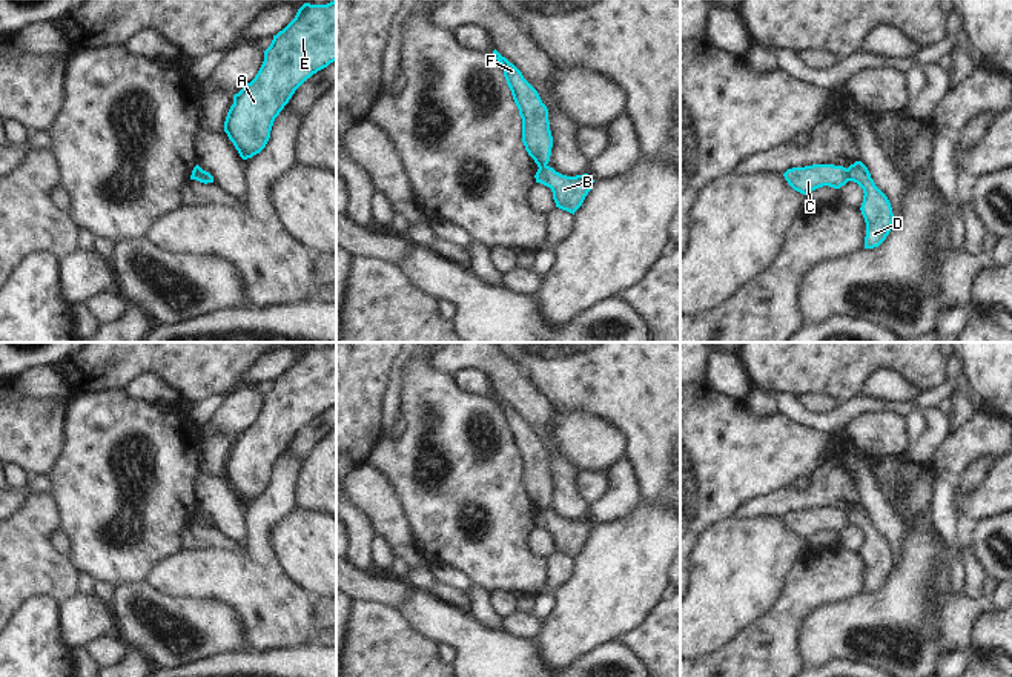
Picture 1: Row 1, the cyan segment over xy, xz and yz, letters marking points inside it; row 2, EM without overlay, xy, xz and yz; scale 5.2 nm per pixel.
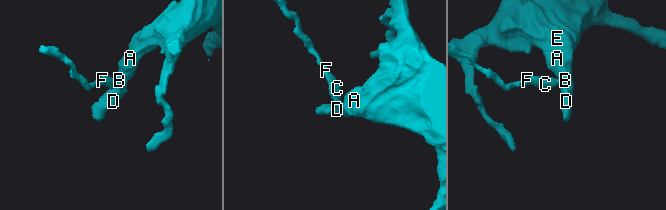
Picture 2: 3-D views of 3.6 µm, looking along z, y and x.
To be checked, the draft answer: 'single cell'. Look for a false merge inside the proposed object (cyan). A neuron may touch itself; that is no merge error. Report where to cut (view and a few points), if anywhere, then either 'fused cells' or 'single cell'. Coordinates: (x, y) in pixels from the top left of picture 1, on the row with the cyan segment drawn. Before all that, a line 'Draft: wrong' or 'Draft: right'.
Draft: wrong
cut in yz along (846, 169), (849, 180); fused cells

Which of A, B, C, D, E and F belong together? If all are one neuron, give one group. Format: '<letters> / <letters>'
A B D E / C F

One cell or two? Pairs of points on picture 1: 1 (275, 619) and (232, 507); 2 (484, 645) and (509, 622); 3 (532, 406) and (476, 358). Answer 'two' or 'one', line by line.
1: two
2: two
3: one

